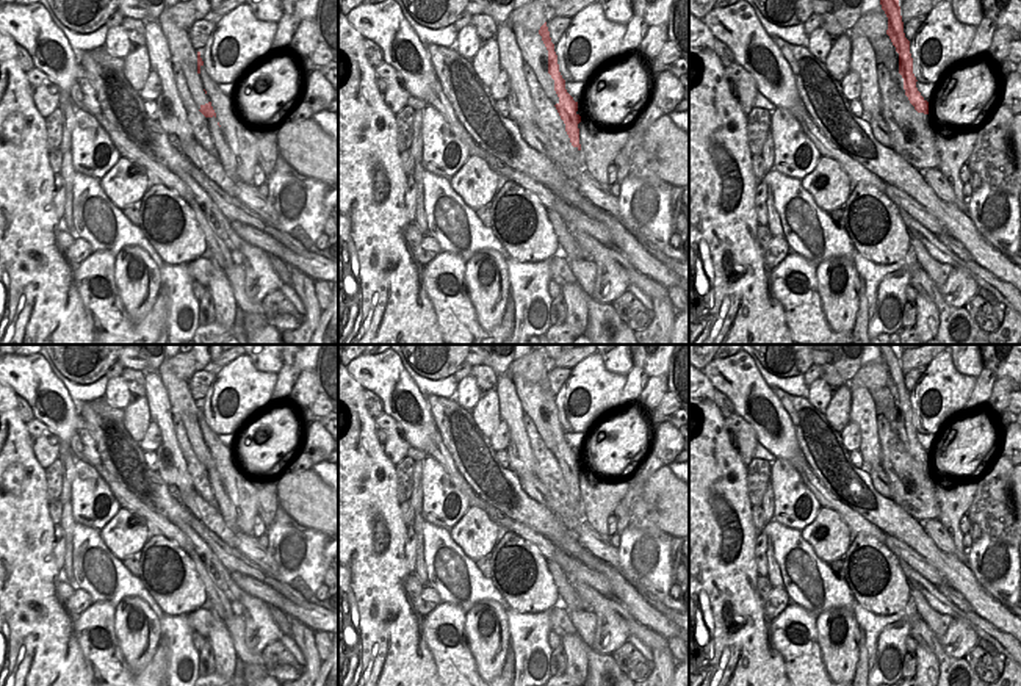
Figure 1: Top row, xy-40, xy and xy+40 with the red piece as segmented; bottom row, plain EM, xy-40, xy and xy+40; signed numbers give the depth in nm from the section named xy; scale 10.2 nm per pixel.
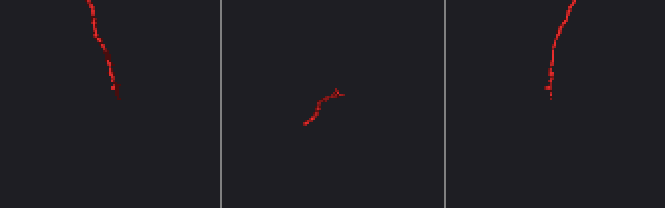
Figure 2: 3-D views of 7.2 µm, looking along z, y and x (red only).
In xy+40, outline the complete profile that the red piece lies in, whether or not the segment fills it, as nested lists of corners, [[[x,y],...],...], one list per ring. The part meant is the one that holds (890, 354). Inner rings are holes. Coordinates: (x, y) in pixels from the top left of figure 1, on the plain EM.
[[[878,345],[882,360],[888,368],[888,381],[886,385],[889,387],[896,403],[899,404],[899,424],[904,429],[904,440],[905,446],[908,448],[910,454],[915,457],[918,464],[929,465],[929,453],[921,446],[916,439],[916,428],[913,424],[913,409],[910,404],[910,392],[905,388],[904,384],[904,373],[900,366],[900,357],[896,346],[891,345]]]

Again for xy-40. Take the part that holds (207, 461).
[[[211,453],[200,456],[199,462],[207,468],[211,490],[213,490],[215,496],[218,498],[218,511],[221,512],[225,525],[229,528],[238,531],[236,529],[236,517],[238,517],[236,509],[224,490],[221,476],[216,471],[216,464],[211,457]]]

